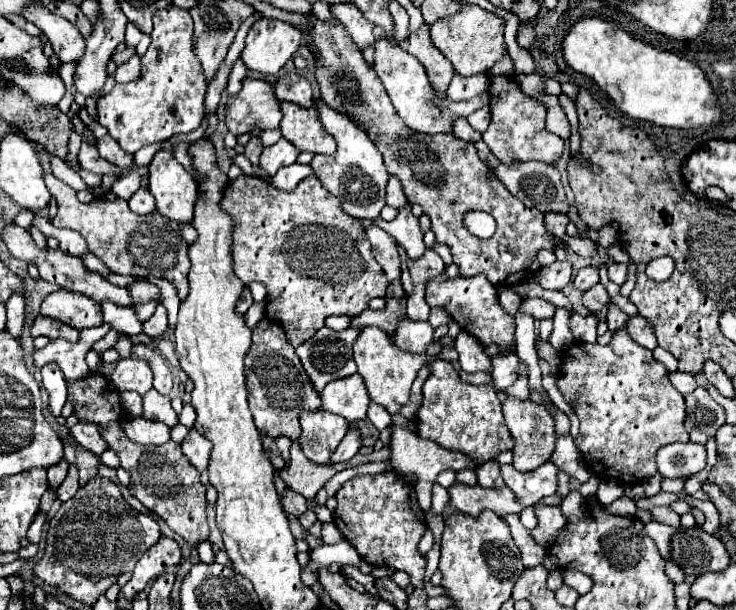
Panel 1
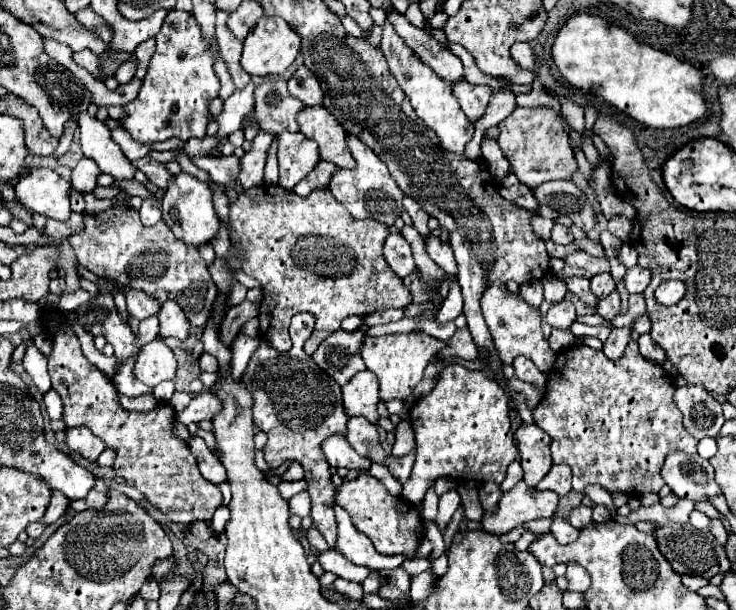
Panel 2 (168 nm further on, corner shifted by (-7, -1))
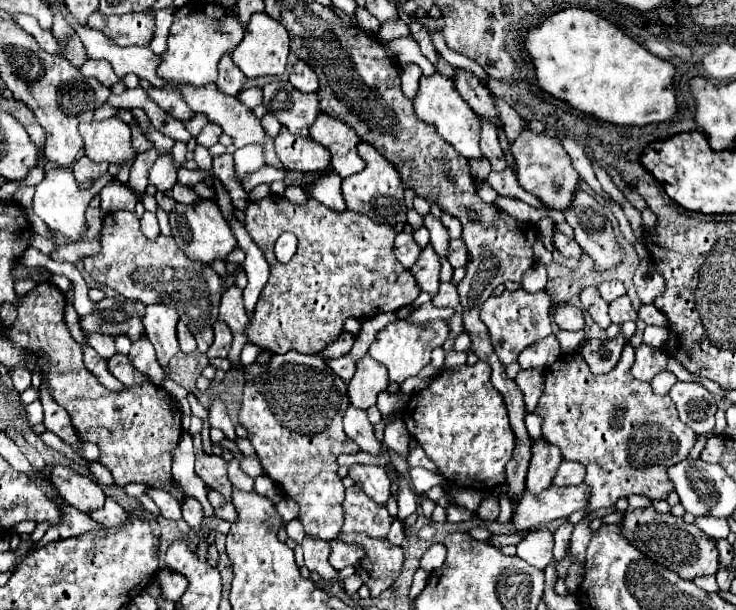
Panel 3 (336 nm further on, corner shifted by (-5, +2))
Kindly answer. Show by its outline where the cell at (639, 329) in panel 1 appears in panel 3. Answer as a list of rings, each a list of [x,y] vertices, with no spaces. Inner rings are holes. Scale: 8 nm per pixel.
[[[641,344],[639,348],[635,348],[635,364],[631,368],[631,374],[641,382],[651,382],[653,376],[665,368],[665,364],[667,364],[665,352]]]

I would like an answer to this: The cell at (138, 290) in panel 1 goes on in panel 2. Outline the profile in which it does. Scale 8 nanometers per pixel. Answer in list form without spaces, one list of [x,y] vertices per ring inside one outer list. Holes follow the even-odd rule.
[[[167,299],[161,303],[159,323],[161,323],[159,333],[163,337],[175,337],[181,341],[187,337],[189,323],[187,323],[187,317],[183,315],[183,309],[179,307],[179,303],[175,303],[175,299]]]

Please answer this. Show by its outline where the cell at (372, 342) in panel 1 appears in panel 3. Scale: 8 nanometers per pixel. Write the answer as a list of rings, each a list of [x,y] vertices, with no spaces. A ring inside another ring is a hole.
[[[395,320],[377,332],[377,338],[369,348],[369,356],[373,356],[375,360],[379,360],[381,364],[387,366],[391,382],[403,384],[407,378],[415,376],[423,366],[427,366],[431,362],[433,348],[443,346],[447,336],[449,336],[449,326],[445,320],[431,320],[431,322],[423,322],[423,324]]]

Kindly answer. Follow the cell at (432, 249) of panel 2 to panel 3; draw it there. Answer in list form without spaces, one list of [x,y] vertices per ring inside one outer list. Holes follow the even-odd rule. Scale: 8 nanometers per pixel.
[[[451,240],[447,260],[451,262],[451,266],[453,266],[453,268],[467,266],[467,262],[469,262],[469,252],[467,252],[467,248],[465,248],[465,242],[463,242],[463,240]]]

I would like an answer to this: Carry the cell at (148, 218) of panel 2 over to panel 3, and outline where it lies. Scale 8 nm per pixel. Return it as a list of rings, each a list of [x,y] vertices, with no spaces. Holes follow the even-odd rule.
[[[145,212],[143,218],[141,218],[141,230],[143,230],[143,234],[145,234],[149,240],[155,240],[155,238],[161,234],[157,216],[151,214],[151,212]]]

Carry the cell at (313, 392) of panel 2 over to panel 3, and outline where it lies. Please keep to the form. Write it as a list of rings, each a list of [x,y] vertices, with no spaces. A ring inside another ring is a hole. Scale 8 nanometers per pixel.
[[[287,352],[281,356],[275,354],[271,358],[271,364],[267,366],[251,364],[243,370],[243,374],[245,374],[245,392],[239,412],[239,424],[247,430],[265,474],[275,484],[281,486],[287,498],[299,504],[299,520],[309,536],[317,536],[321,540],[335,540],[343,524],[341,504],[345,498],[345,486],[341,482],[341,476],[337,474],[339,470],[337,458],[341,454],[359,452],[357,444],[345,436],[341,424],[343,414],[349,406],[347,382],[343,382],[321,356],[317,354],[305,356],[299,352]]]

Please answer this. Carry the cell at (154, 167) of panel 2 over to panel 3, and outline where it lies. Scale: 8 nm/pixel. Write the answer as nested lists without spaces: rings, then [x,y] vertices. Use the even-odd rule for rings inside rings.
[[[175,184],[173,188],[173,198],[181,204],[197,204],[199,202],[199,196],[193,192],[193,188],[189,186],[181,186],[181,184]]]

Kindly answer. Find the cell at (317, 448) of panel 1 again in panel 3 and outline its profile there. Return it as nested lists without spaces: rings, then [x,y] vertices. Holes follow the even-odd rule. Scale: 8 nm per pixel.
[[[351,466],[349,476],[361,486],[361,490],[377,504],[387,506],[389,500],[389,478],[381,466]]]

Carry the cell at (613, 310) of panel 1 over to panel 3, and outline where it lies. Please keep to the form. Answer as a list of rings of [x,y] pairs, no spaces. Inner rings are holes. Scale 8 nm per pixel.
[[[623,334],[611,338],[605,348],[601,348],[601,344],[595,344],[593,340],[589,340],[581,348],[579,354],[583,356],[583,360],[587,362],[587,366],[593,374],[607,374],[617,366],[619,358],[621,358],[621,350],[625,344],[627,344],[627,340],[623,338]]]

